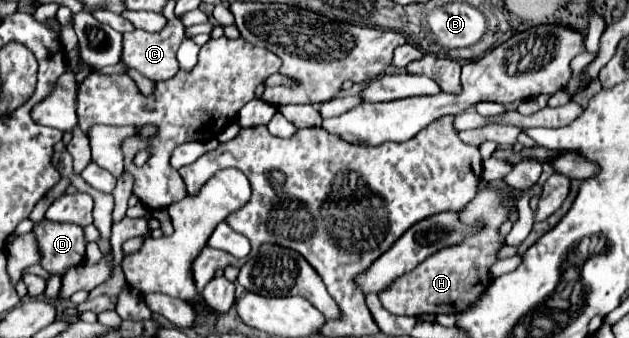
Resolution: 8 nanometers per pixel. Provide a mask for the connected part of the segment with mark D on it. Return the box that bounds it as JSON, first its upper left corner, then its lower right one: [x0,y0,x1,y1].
[34,220,86,274]

